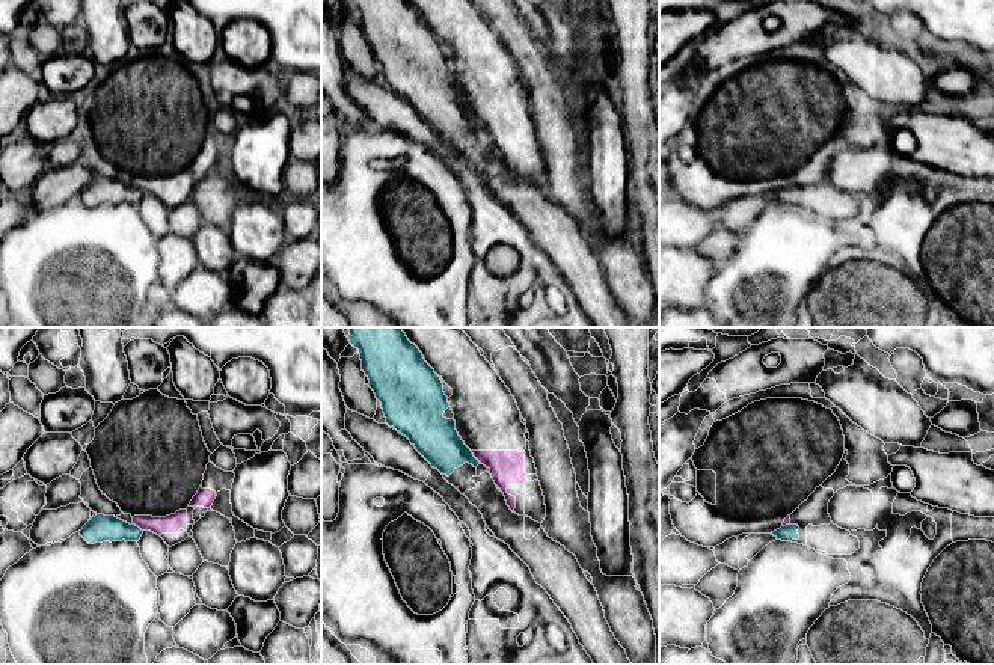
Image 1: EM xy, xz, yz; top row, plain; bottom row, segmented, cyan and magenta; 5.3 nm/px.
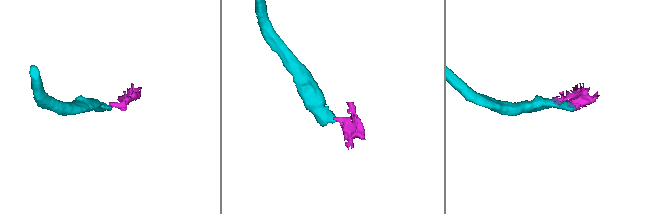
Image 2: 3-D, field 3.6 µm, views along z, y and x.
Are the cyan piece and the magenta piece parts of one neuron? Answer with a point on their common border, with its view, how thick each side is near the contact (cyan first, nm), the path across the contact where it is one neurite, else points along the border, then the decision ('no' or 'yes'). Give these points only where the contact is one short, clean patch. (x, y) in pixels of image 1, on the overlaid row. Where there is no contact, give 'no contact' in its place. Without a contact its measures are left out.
xz (474, 457) | 240/180 nm | along xz (471, 451), (481, 463) | no

